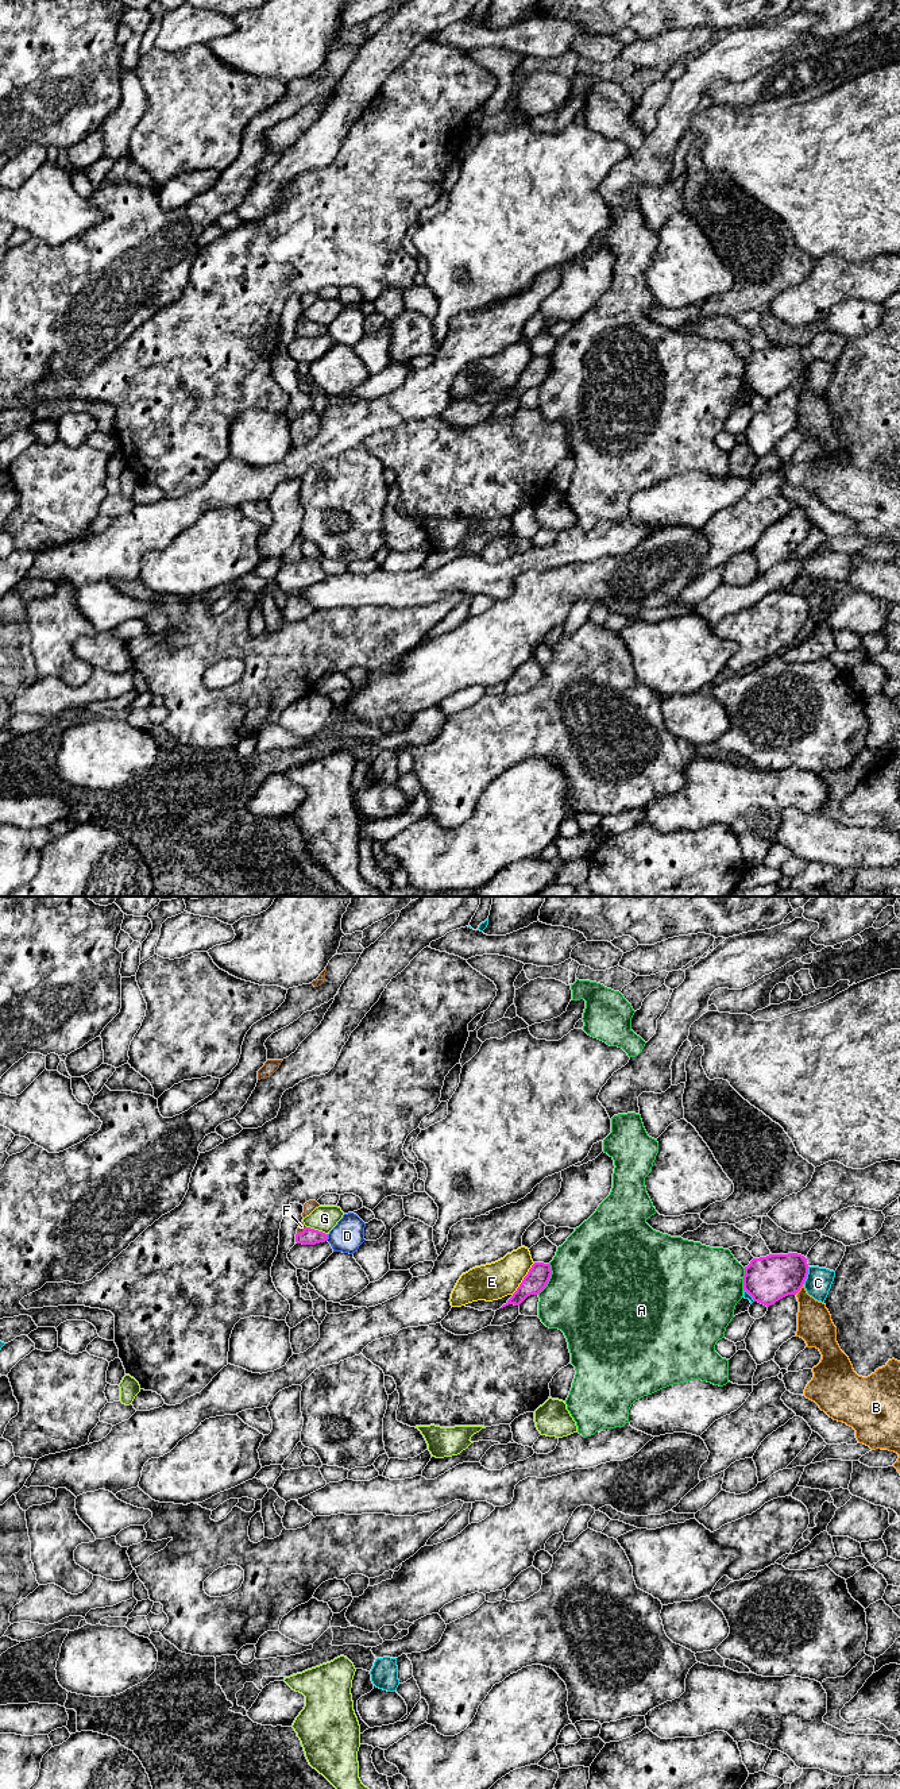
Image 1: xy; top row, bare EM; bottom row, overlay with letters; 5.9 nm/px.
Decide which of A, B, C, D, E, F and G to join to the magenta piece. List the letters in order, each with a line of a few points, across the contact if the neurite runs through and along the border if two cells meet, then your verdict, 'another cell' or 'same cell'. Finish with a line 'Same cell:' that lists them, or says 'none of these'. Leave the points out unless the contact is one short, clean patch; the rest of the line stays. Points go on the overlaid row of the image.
A: another cell
B: another cell
C: another cell
D: another cell
E: another cell
F: line xy (309, 1236), (302, 1232), (301, 1226); same cell
G: another cell
Same cell: F

